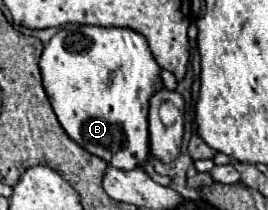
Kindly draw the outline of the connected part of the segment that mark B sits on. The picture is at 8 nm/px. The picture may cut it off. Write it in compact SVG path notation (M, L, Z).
M67 26L45 46L39 68L63 130L79 146L117 170L133 170L149 160L149 102L165 86L143 34L131 28Z

